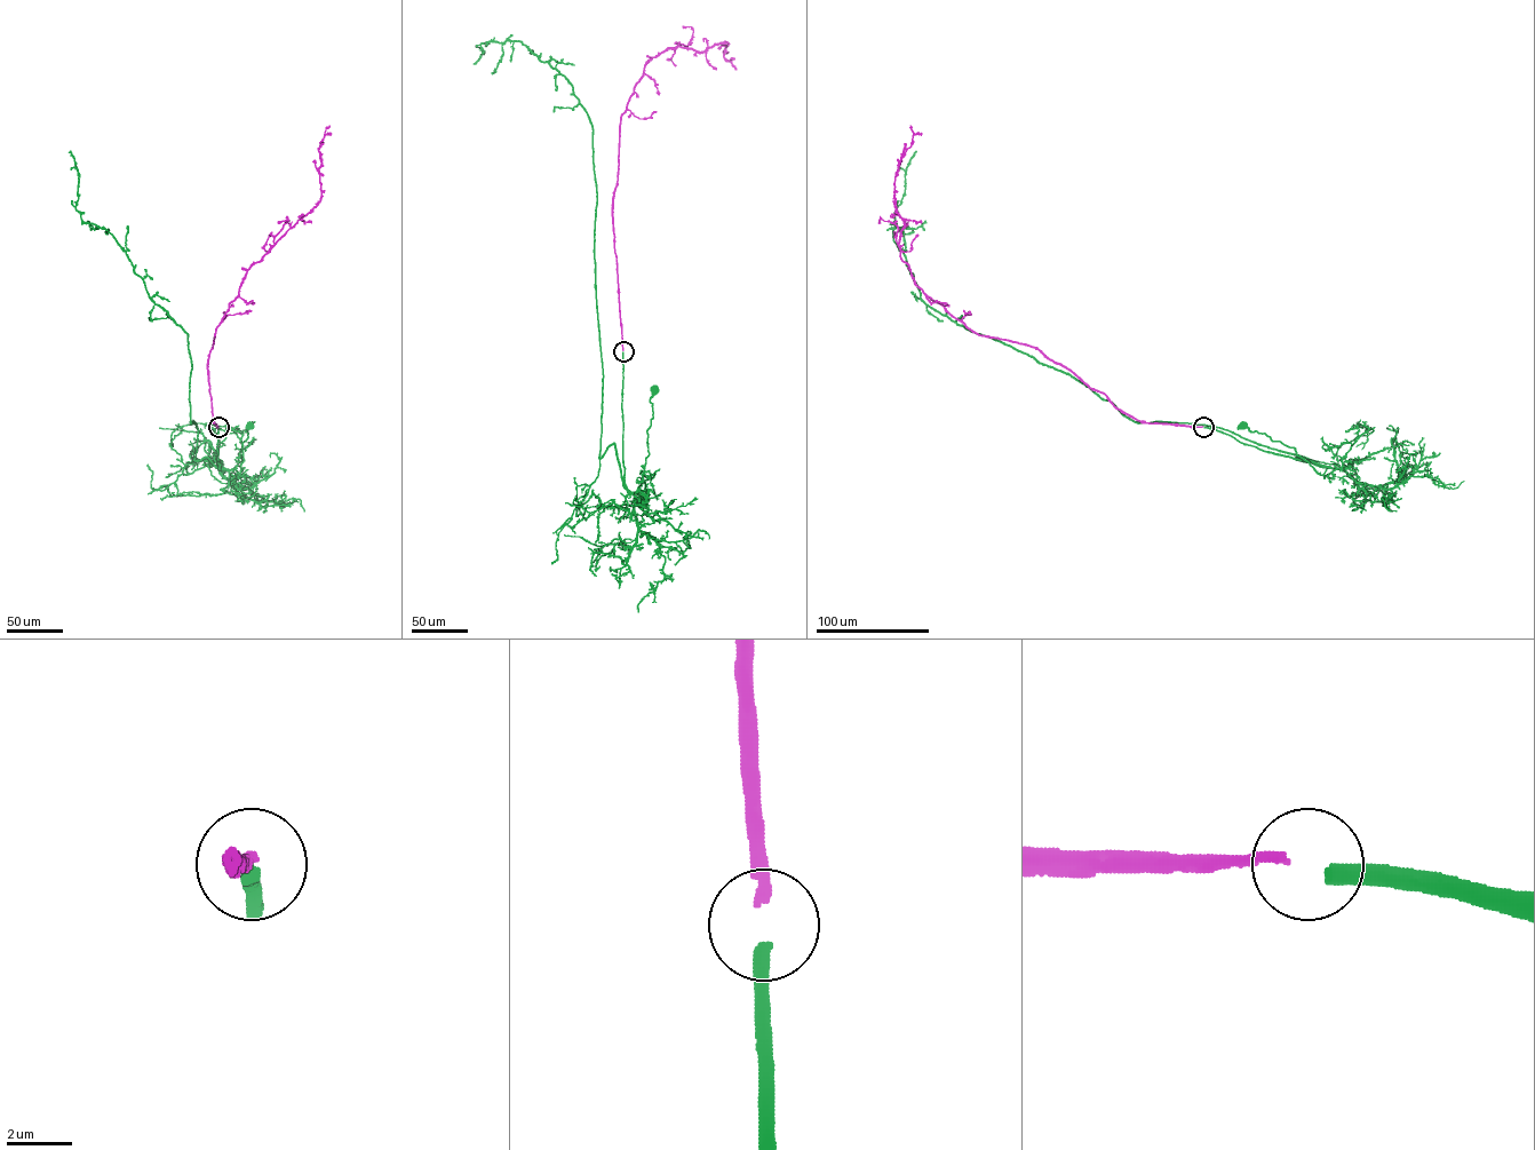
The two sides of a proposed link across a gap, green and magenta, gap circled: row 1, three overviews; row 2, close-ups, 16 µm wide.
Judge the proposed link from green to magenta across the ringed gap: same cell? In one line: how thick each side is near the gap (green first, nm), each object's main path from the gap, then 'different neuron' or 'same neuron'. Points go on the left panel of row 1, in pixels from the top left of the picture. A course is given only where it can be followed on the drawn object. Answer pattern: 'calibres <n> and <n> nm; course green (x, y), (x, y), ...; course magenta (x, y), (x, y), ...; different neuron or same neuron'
calibres 460 and 320 nm; course green (219, 427), (220, 468), (235, 468), (237, 475), (244, 461), (241, 443), (248, 437), (245, 431), (249, 427); course magenta (219, 427), (214, 422), (207, 369), (215, 328), (238, 296), (247, 270), (319, 201), (318, 148), (329, 125); same neuron

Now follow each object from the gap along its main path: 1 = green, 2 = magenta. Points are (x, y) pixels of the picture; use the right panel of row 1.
1: (1203, 427), (1265, 451), (1344, 470), (1319, 475), (1295, 447), (1242, 427)
2: (1202, 427), (1142, 422), (1036, 349), (977, 334), (925, 295), (898, 246), (895, 176), (911, 125)

